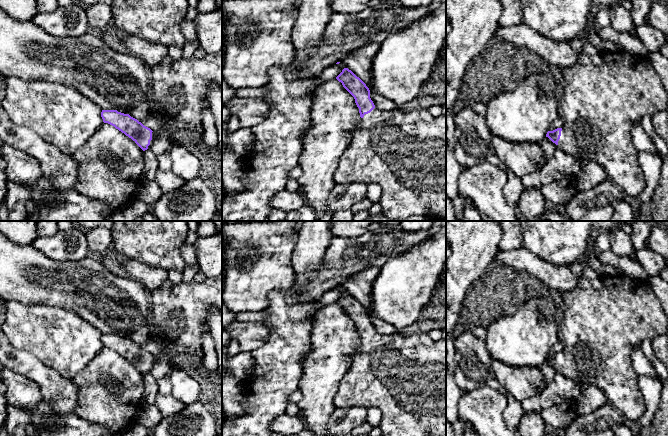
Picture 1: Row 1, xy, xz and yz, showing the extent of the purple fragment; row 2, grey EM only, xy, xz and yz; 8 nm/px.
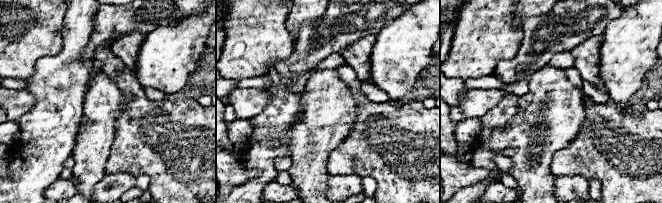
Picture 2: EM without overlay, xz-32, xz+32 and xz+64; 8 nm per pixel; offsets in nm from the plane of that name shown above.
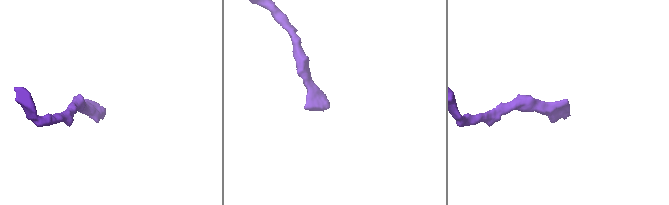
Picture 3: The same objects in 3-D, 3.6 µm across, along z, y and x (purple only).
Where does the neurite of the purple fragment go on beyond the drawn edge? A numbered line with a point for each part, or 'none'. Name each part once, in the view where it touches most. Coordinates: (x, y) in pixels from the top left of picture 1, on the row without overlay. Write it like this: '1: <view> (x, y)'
1: yz (601, 321)

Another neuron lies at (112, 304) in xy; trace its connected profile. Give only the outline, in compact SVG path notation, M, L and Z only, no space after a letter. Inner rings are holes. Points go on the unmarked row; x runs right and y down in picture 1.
M0 232L0 297L6 302L16 301L27 306L44 305L68 310L92 324L101 334L117 334L139 346L155 341L149 318L149 292L139 282L113 274L92 255L78 261L56 261L46 257L31 244L16 244Z

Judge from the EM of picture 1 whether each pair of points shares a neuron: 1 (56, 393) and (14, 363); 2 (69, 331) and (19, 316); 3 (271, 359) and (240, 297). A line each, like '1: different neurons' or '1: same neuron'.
1: same neuron
2: same neuron
3: different neurons

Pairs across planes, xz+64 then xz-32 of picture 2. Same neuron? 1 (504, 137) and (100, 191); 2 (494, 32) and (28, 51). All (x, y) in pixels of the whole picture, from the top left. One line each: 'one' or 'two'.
1: two
2: one

